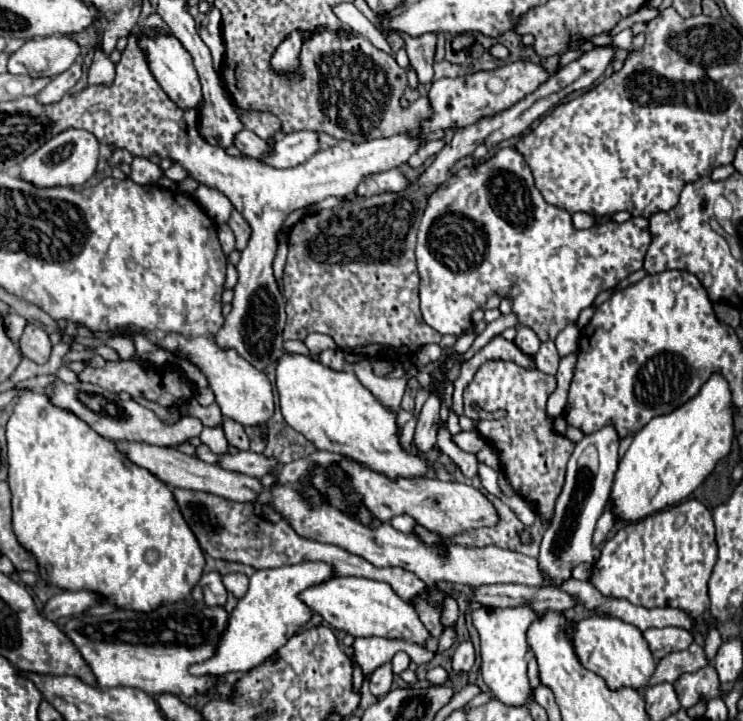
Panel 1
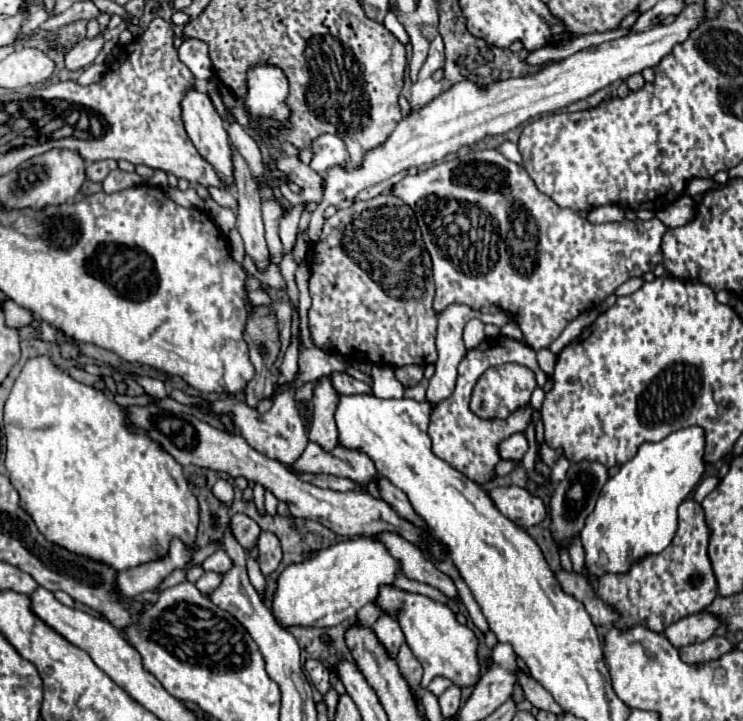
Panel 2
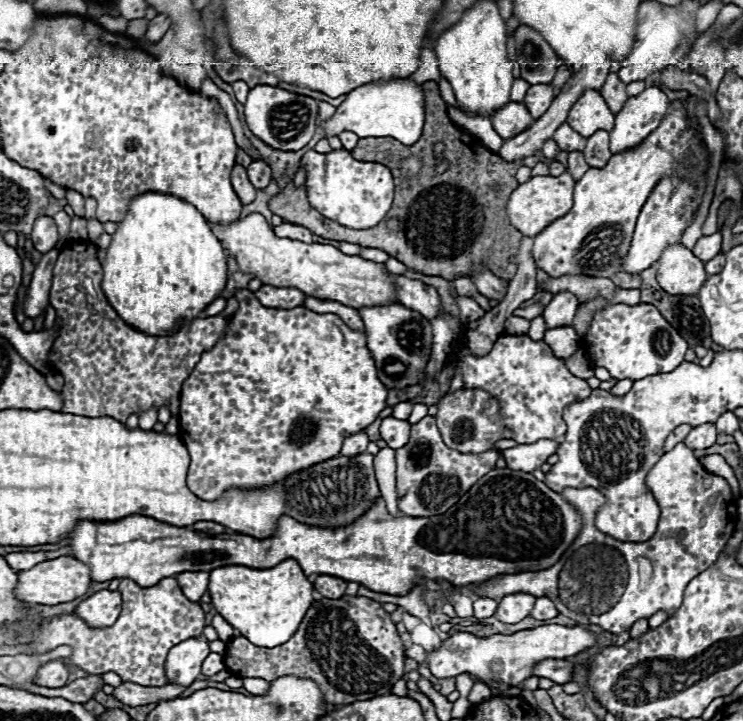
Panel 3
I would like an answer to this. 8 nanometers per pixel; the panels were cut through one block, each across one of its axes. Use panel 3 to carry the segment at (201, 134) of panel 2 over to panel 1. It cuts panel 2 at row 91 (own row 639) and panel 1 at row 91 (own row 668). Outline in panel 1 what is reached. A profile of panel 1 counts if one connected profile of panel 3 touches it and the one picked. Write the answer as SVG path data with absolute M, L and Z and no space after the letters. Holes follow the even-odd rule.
M140 28L138 30L138 48L144 52L148 66L152 70L152 76L156 78L156 82L162 86L162 90L174 100L178 102L180 108L188 110L188 108L198 108L200 100L202 100L202 92L200 92L200 80L198 80L198 72L194 70L194 62L188 54L188 50L180 44L180 40L172 34L164 34L164 32L154 32L154 30L146 30Z

